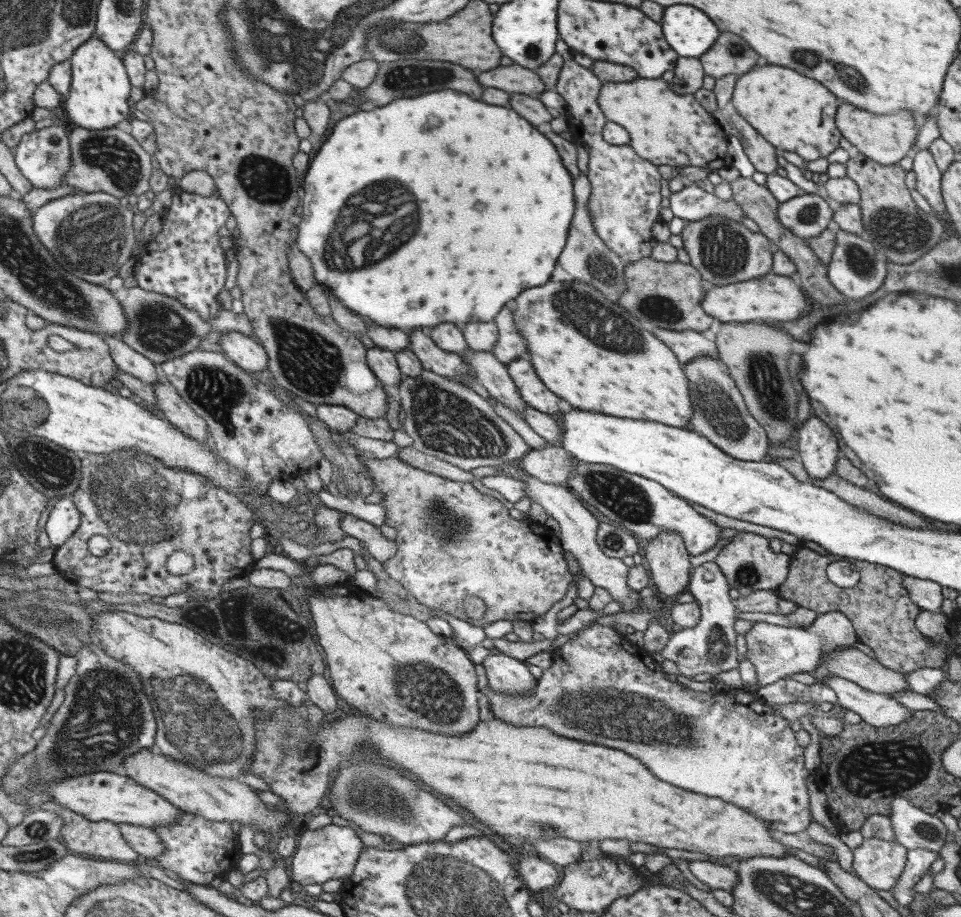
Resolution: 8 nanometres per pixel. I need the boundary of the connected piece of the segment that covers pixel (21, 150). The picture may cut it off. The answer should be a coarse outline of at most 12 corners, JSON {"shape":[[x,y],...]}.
{"shape":[[66,123],[40,125],[14,150],[36,188],[59,186],[73,158]]}

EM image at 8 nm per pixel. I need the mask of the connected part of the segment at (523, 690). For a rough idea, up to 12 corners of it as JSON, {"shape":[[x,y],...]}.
{"shape":[[500,654],[481,665],[487,690],[529,695],[535,678],[521,661]]}

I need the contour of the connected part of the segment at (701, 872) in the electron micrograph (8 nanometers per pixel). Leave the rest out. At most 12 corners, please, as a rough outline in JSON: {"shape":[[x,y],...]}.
{"shape":[[690,860],[687,868],[711,890],[731,892],[738,878],[733,866]]}

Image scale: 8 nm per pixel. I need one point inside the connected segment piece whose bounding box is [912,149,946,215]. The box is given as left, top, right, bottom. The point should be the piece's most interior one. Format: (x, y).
(927, 184)

